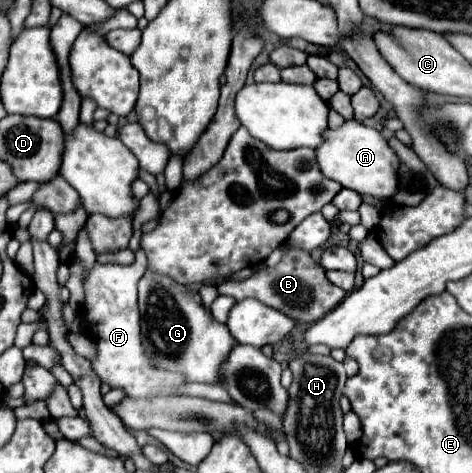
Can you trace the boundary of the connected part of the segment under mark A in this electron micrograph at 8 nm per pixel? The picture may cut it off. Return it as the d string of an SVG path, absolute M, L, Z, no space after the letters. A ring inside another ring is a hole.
M357 120L343 122L343 126L323 132L323 142L315 148L315 160L325 178L339 182L343 188L351 188L359 194L375 198L391 198L397 192L397 156L389 148L387 140L369 126Z

